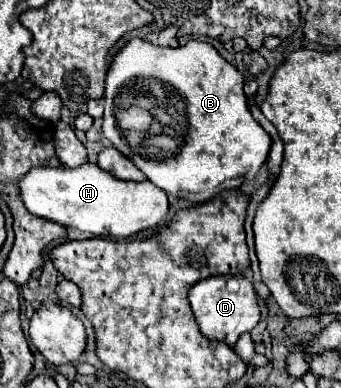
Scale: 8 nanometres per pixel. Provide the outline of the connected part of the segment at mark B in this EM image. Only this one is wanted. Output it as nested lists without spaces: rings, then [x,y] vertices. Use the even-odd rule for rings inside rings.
[[[131,39],[109,67],[103,97],[103,135],[115,149],[129,157],[151,183],[167,191],[167,195],[191,203],[205,203],[223,191],[239,189],[245,181],[253,181],[269,157],[271,135],[253,119],[247,107],[243,75],[227,63],[211,43],[193,39],[171,49],[151,45],[143,39]],[[153,83],[163,85],[167,103],[177,115],[183,115],[183,135],[177,135],[177,139],[171,139],[171,145],[165,147],[131,147],[123,141],[123,131],[117,127],[119,123],[113,111],[115,97],[123,93],[149,95]]]

